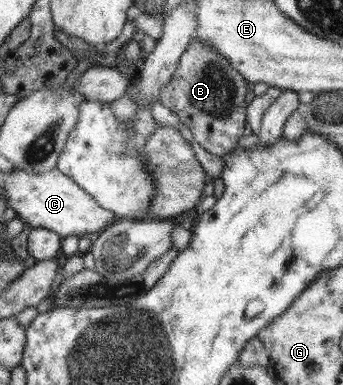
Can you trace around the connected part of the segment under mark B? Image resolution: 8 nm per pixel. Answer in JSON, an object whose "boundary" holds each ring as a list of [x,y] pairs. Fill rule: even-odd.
{"boundary":[[[198,39],[190,41],[171,79],[162,87],[158,100],[189,127],[195,142],[213,155],[225,156],[244,136],[247,122],[245,95],[251,84],[229,63]]]}

